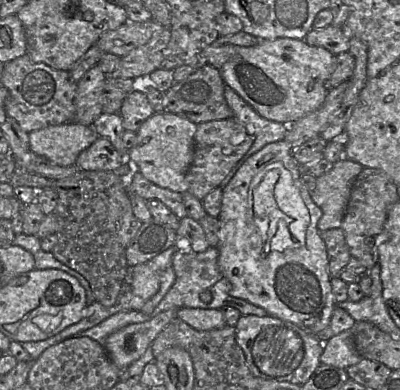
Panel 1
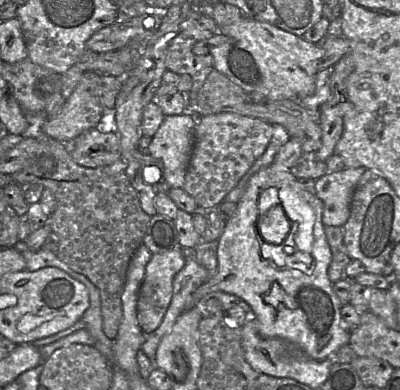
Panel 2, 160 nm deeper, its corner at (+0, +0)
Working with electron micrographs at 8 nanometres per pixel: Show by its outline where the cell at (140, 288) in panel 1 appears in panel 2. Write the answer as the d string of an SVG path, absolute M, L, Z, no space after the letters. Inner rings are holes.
M181 247L153 254L148 262L137 303L138 323L146 335L162 323L172 299L173 280L184 266Z

